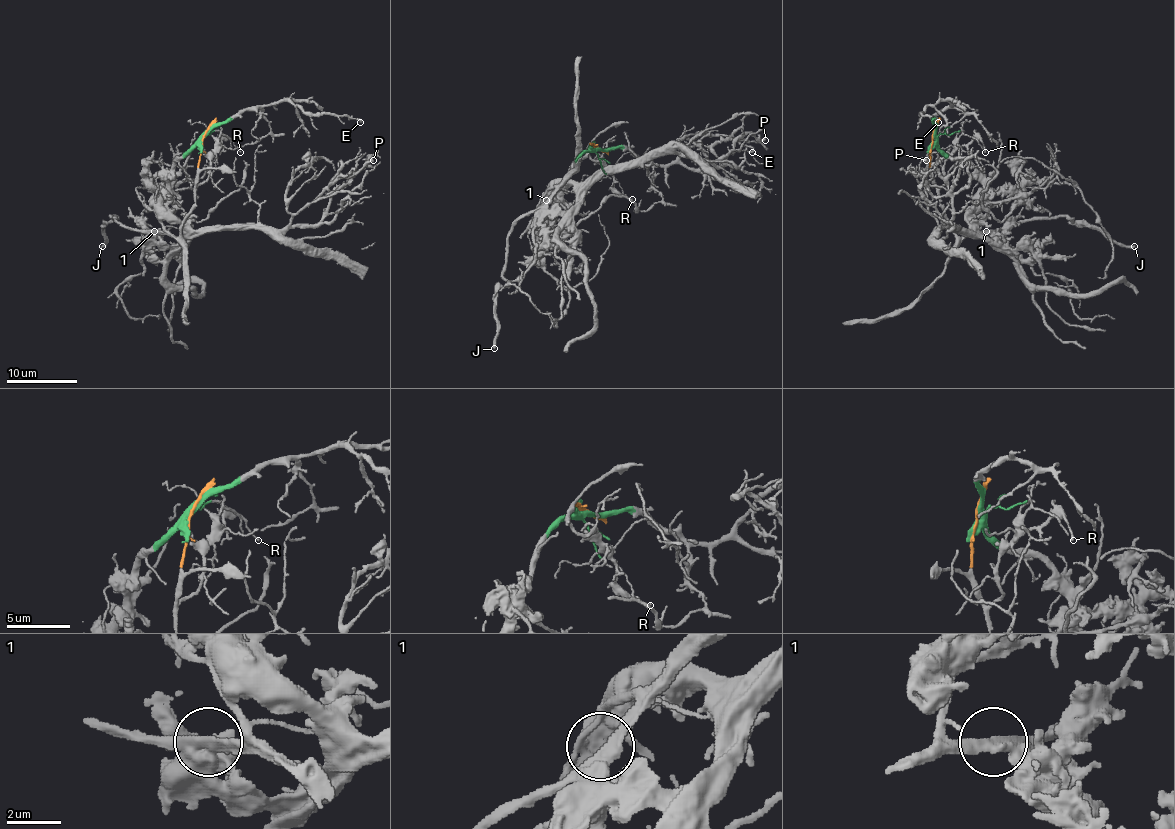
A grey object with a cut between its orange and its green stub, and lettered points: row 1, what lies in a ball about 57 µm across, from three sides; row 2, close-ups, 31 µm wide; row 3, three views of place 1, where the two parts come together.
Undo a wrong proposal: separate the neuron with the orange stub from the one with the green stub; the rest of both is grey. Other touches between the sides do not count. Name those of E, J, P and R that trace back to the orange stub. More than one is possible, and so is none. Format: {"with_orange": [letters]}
{"with_orange": ["J", "R"]}

